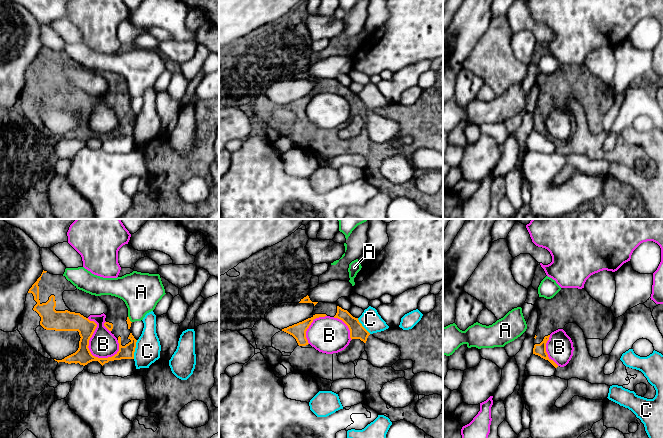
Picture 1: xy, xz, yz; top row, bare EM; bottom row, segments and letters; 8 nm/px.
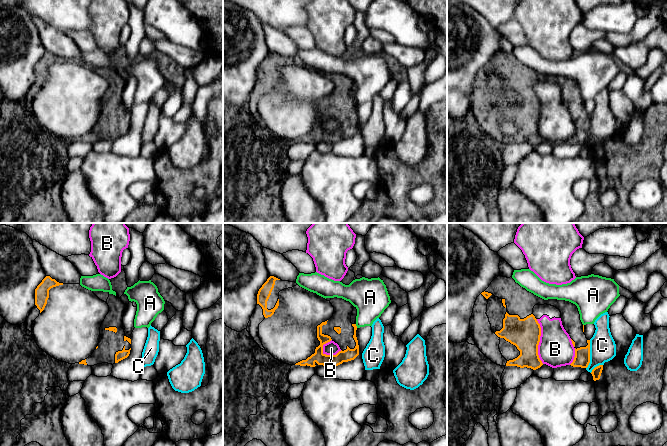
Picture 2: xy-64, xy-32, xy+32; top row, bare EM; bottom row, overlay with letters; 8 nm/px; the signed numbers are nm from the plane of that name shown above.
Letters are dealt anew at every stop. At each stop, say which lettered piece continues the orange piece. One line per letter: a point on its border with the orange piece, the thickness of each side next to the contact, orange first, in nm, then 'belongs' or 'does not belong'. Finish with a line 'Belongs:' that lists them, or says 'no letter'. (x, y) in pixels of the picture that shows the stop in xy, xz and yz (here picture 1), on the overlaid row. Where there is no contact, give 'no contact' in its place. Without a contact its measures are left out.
A: xy (129, 319) | 40/320 nm | does not belong
B: xy (87, 347) | 160/220 nm | does not belong
C: xy (134, 349) | 110/200 nm | does not belong
Belongs: no letter

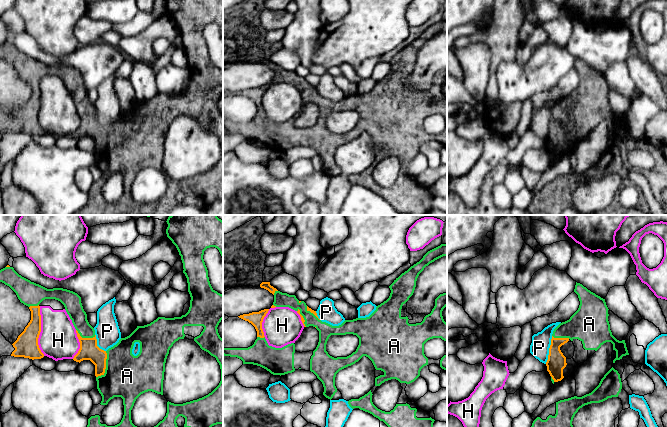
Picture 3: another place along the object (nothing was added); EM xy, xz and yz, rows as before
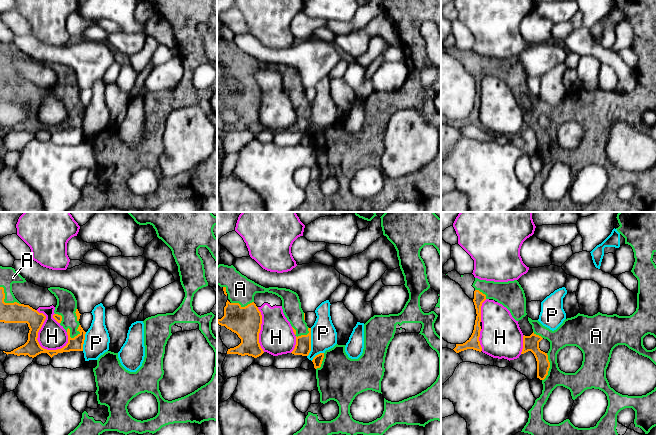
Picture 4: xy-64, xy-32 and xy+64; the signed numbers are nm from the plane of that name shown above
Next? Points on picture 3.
A: xy (105, 366) | 150/360 nm | belongs
H: xy (40, 331) | 190/300 nm | does not belong
P: yz (549, 350) | 150/160 nm | does not belong
Belongs: A

